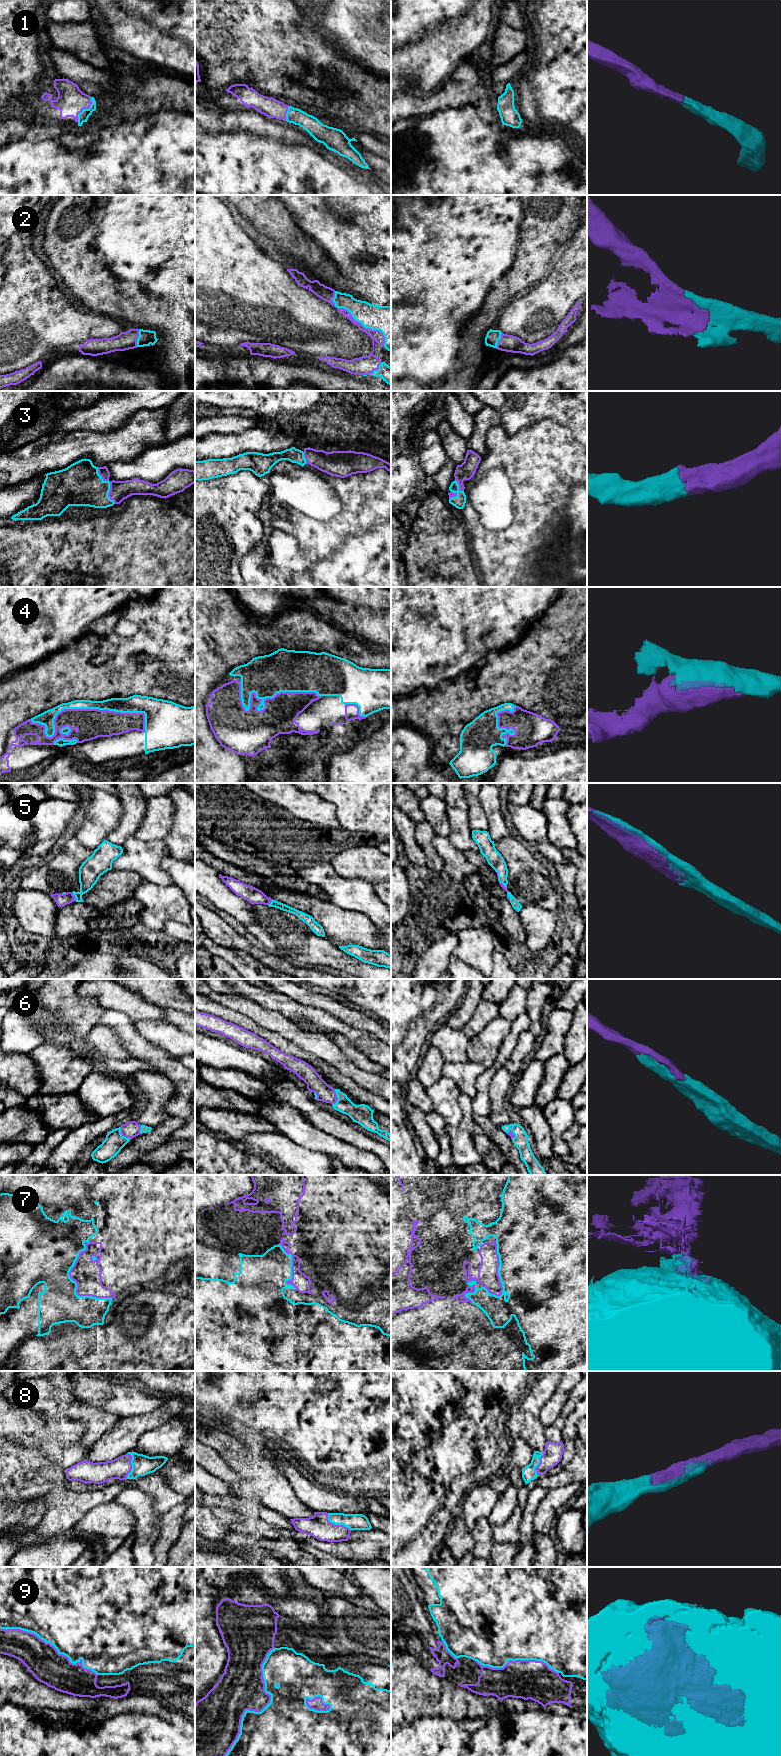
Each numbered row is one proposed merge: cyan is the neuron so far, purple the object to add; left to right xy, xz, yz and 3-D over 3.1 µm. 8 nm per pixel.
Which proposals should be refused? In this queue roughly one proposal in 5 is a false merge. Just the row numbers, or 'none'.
7

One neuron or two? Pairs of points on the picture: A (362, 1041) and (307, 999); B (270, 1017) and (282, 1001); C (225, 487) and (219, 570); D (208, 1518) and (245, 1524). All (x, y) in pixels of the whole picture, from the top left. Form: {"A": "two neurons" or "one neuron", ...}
{"A": "two neurons", "B": "two neurons", "C": "one neuron", "D": "one neuron"}

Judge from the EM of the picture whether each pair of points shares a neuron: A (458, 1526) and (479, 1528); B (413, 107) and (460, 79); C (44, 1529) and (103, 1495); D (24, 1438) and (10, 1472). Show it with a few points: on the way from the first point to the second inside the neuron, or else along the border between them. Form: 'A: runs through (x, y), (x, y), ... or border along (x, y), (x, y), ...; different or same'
A: border along (470, 1531), (473, 1537), (473, 1549), (471, 1552); different
B: runs through (425, 107), (432, 107), (448, 91); same
C: runs through (59, 1517), (69, 1507), (88, 1500); same
D: border along (10, 1441), (16, 1441), (25, 1446), (40, 1446); different

